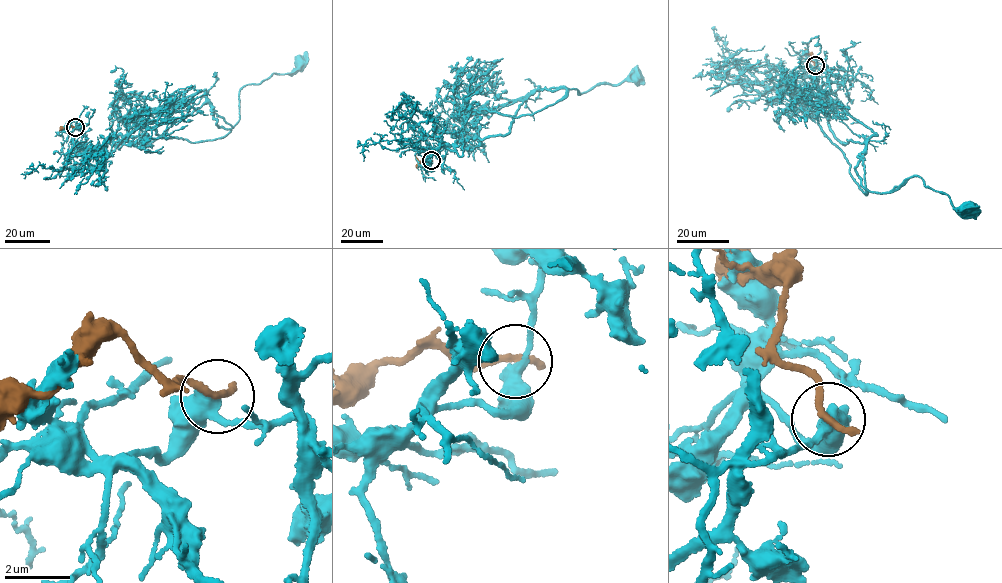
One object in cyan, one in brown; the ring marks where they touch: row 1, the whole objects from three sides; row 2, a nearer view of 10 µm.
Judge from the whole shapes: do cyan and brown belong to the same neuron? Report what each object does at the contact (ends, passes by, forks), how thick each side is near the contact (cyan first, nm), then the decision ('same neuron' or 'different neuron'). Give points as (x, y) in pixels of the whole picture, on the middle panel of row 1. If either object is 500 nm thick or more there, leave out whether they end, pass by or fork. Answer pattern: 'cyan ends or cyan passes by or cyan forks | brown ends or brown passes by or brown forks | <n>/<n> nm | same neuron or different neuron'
cyan passes by | brown ends | 400/280 nm | different neuron

